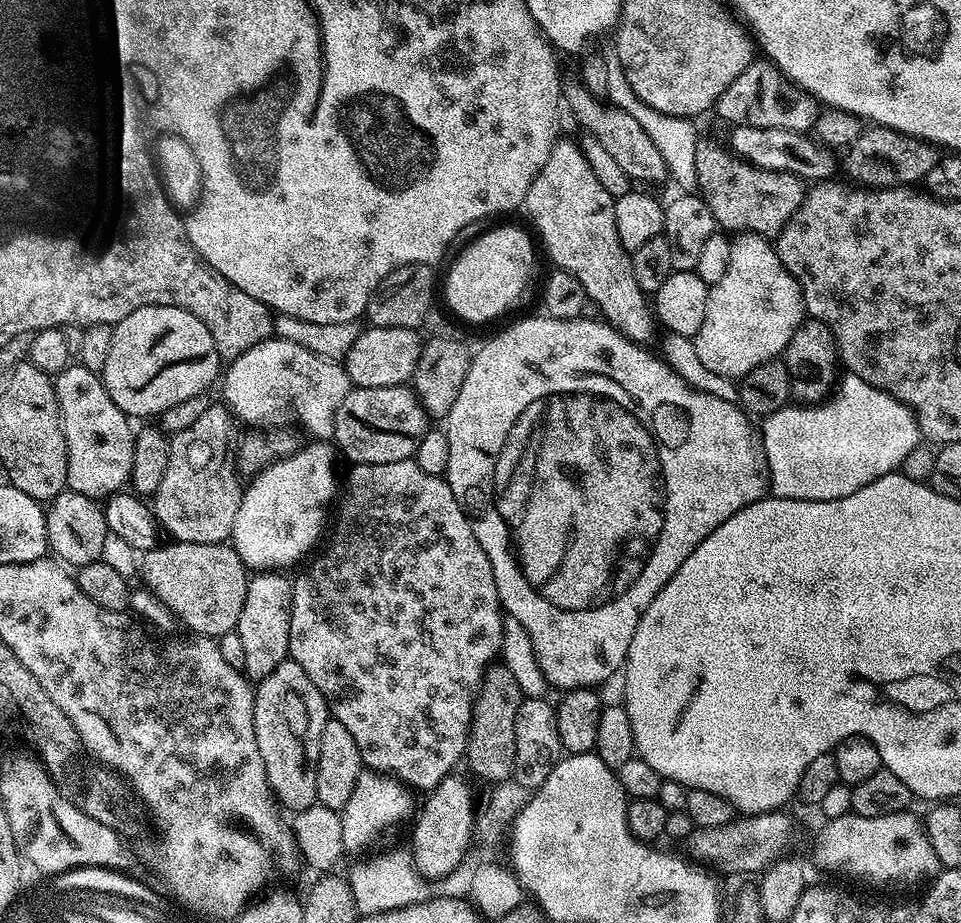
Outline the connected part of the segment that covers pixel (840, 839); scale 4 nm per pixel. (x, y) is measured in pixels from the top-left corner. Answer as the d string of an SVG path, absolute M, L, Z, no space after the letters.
M909 810L898 814L882 814L882 818L862 818L849 814L829 820L816 836L812 860L824 872L837 872L840 876L849 876L864 884L916 884L919 880L931 881L941 871L942 865L938 854L934 854L934 846L930 846L924 820L914 813L915 811Z

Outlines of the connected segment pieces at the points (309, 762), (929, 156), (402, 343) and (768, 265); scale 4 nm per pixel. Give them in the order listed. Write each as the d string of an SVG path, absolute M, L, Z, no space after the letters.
M287 658L264 680L255 685L254 691L254 738L258 742L258 754L262 754L262 766L266 766L266 778L272 787L272 795L289 813L306 810L316 803L318 790L318 758L322 746L322 730L330 718L328 702L322 690L310 682L306 670L298 662Z
M868 126L865 127L863 134L861 134L858 139L855 140L853 144L849 144L846 149L846 155L848 157L843 157L842 164L848 167L848 172L853 181L859 182L865 188L903 188L905 186L916 186L923 181L925 174L927 174L930 170L934 170L934 166L939 162L940 157L942 155L941 149L937 147L937 145L932 144L929 140L921 140L919 136L911 136L910 134L902 134L898 130L894 130L893 128L881 128L879 126Z
M398 326L365 327L344 355L343 366L349 381L358 388L398 388L413 379L422 347L421 333Z
M737 235L726 274L708 290L706 318L694 338L698 357L714 374L742 377L754 366L777 359L805 319L802 290L782 266L775 247L762 236Z

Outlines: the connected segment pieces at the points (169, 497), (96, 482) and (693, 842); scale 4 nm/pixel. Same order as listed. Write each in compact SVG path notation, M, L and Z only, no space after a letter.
M213 402L198 422L171 437L170 463L150 507L156 523L167 535L168 532L172 535L169 537L173 541L181 544L231 541L242 495L242 477L236 470L236 451L242 439L239 426L237 417L223 403Z
M79 362L58 373L54 383L68 451L67 487L93 498L107 498L121 491L132 479L134 462L136 437L128 425L129 417L110 398L103 379Z
M784 810L757 812L734 818L726 822L726 826L693 827L688 836L687 855L697 865L713 873L725 872L728 876L744 876L747 872L763 873L768 865L780 859L792 836L792 820L786 813Z

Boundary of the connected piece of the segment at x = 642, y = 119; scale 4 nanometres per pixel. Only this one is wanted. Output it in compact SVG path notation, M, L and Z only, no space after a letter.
M614 56L608 58L607 66L607 99L615 107L630 114L630 118L638 121L638 126L642 126L642 130L646 130L646 134L650 134L650 142L654 142L654 146L658 146L658 154L662 154L662 158L666 162L671 183L676 183L680 187L677 189L681 193L695 193L697 187L696 171L694 170L694 150L698 139L696 128L692 125L695 123L689 117L662 114L658 110L646 106L646 102L642 102L642 98L638 98L638 94L634 94L630 82L627 81L626 74L622 70L621 63Z

